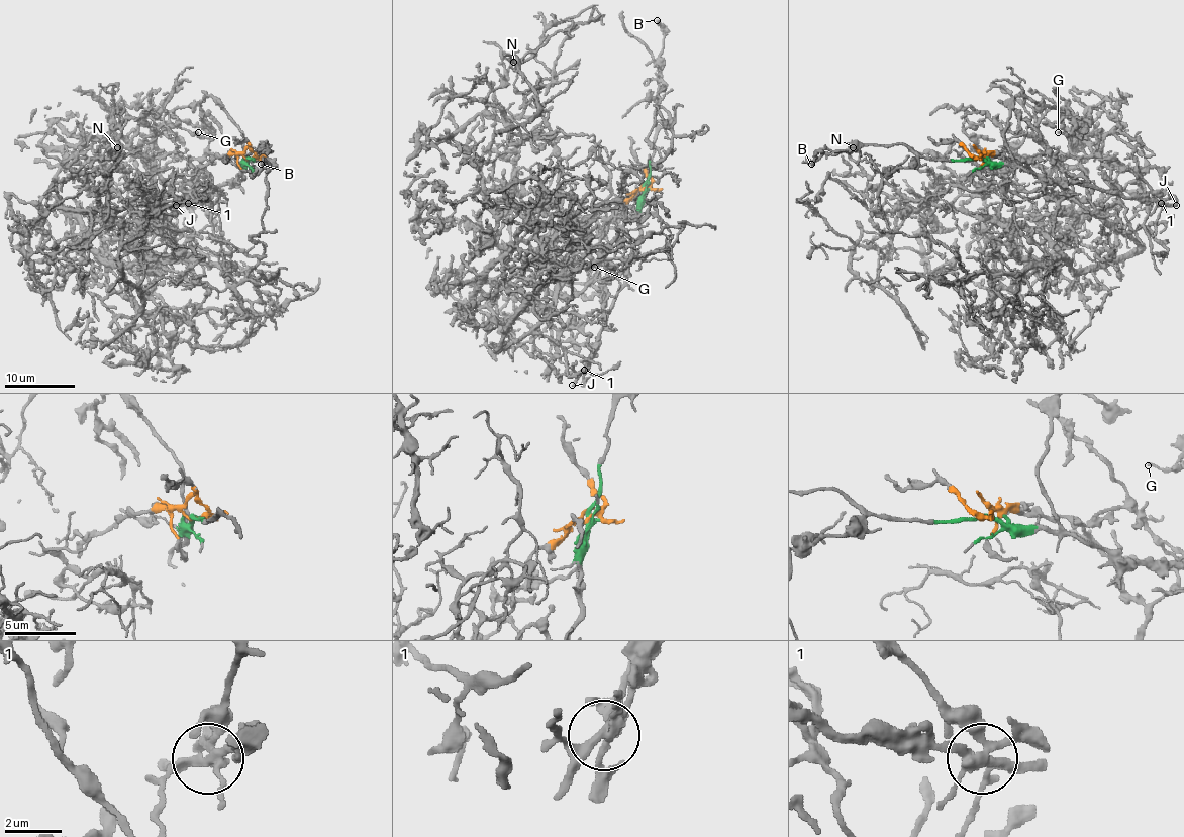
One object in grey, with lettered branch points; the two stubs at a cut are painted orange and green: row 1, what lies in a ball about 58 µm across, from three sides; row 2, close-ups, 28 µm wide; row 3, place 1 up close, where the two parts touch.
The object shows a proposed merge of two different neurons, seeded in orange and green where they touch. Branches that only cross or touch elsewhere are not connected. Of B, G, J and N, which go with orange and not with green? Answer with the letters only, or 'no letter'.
N

